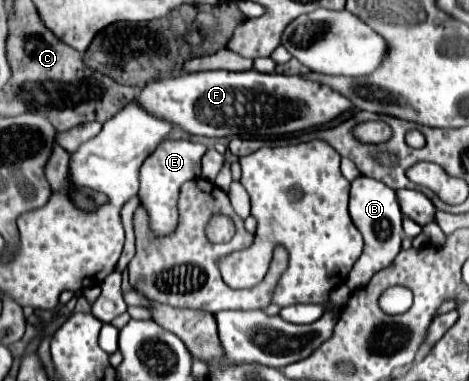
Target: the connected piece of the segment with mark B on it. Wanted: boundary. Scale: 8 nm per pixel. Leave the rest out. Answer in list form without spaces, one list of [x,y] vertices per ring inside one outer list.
[[[357,176],[351,182],[351,200],[349,200],[349,214],[353,224],[357,226],[357,230],[361,232],[365,246],[363,246],[363,254],[359,256],[359,260],[355,262],[353,270],[349,272],[347,278],[347,286],[351,290],[359,290],[363,286],[367,286],[367,282],[383,268],[391,266],[393,258],[401,252],[401,240],[403,240],[403,228],[401,228],[401,208],[397,202],[397,194],[395,190],[391,190],[389,186],[385,186],[379,180],[367,178],[367,176]]]

